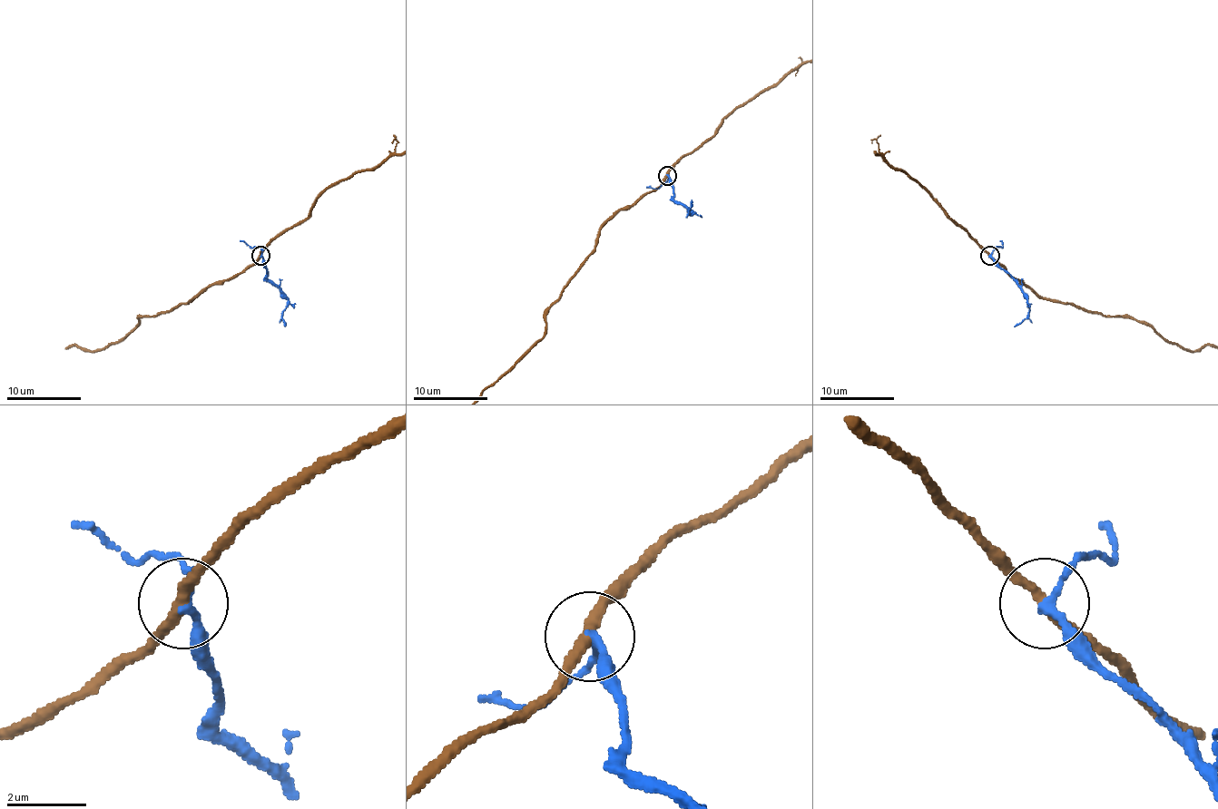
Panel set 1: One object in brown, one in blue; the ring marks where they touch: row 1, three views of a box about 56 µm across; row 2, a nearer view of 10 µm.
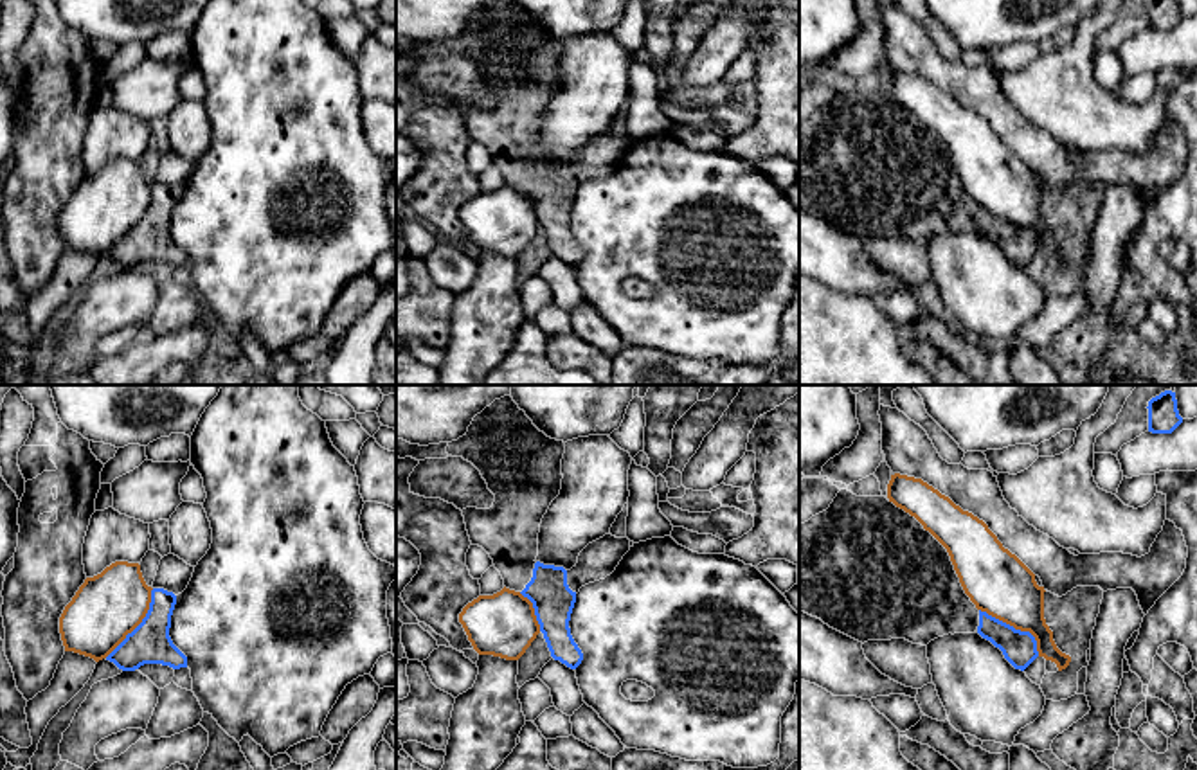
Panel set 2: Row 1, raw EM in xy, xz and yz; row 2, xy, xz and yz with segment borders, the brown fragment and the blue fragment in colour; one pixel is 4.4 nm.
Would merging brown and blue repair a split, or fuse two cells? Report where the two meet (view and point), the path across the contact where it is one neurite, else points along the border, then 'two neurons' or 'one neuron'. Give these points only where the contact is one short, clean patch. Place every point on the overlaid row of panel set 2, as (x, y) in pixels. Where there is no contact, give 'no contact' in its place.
yz (1016, 628) | along yz (980, 608), (1016, 628), (1026, 630), (1034, 637), (1039, 655) | two neurons

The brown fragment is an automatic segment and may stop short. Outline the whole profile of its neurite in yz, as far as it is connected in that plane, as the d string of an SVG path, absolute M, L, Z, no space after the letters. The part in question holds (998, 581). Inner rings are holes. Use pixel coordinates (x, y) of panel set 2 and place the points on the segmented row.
M895 473L887 498L914 516L949 552L959 583L977 610L1030 631L1039 657L1066 669L1071 657L1062 653L1044 619L1044 586L1035 574L968 511L922 479Z

